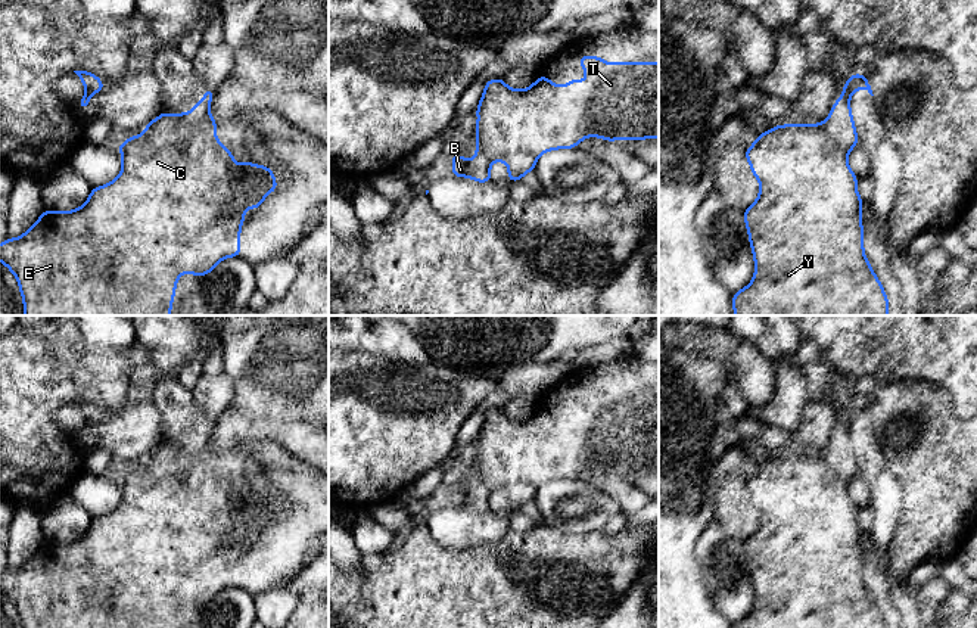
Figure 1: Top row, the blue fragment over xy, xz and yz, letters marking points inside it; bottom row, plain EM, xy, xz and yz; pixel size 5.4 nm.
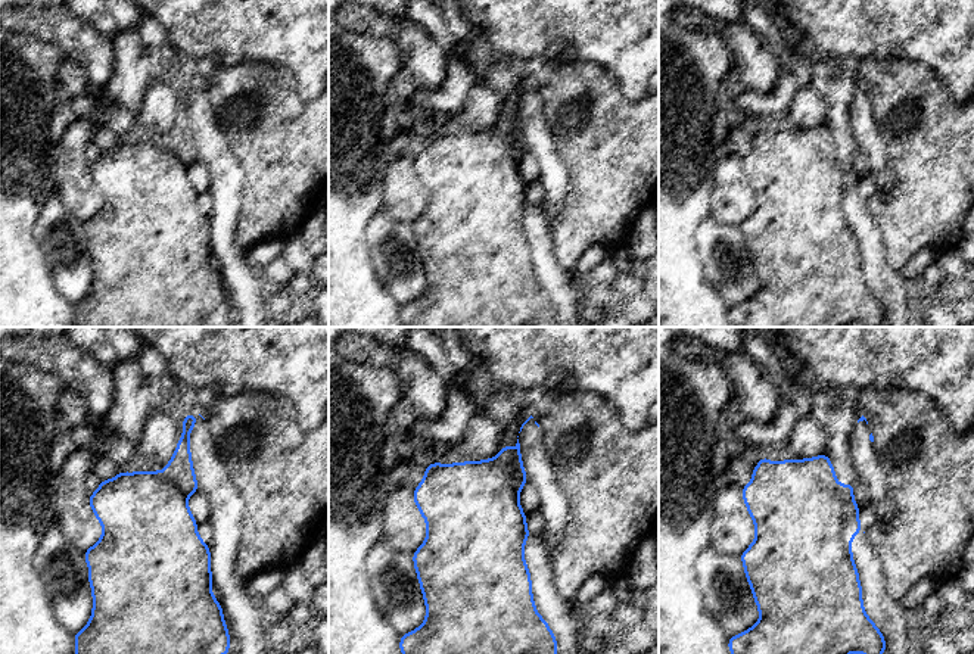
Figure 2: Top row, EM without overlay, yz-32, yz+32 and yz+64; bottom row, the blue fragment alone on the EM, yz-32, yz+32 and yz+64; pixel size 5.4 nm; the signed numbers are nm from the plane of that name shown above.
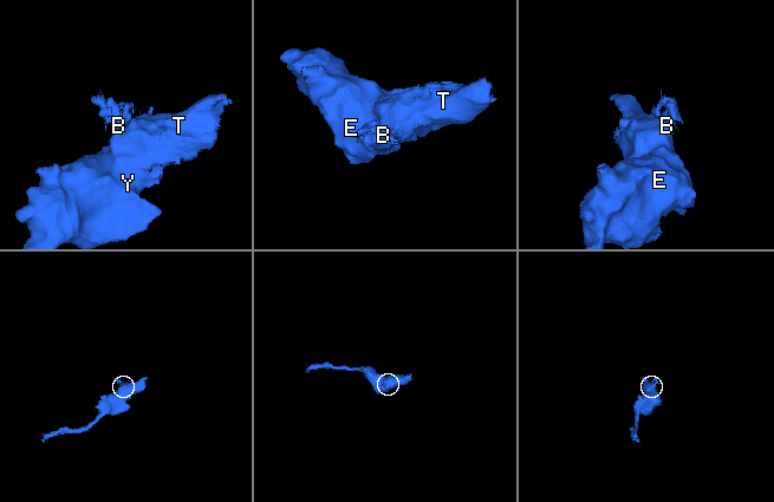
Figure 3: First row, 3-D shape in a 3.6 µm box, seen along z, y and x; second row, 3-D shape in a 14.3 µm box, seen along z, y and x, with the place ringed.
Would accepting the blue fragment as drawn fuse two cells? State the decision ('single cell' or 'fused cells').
fused cells

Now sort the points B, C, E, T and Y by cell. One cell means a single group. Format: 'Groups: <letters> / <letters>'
Groups: B / C E T Y

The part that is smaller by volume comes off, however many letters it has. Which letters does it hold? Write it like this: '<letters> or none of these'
B

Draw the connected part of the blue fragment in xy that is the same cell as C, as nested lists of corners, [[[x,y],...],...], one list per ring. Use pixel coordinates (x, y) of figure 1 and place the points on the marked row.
[[[206,87],[205,96],[187,114],[162,112],[149,134],[130,137],[119,147],[122,170],[119,175],[100,187],[93,187],[87,202],[68,212],[47,211],[22,236],[6,239],[0,245],[0,261],[16,276],[24,299],[24,315],[171,315],[171,304],[175,295],[175,285],[181,273],[206,276],[214,267],[230,257],[240,257],[240,227],[245,220],[245,208],[258,209],[270,192],[277,190],[274,171],[267,165],[253,165],[249,161],[237,165],[231,152],[218,142],[217,122],[209,114],[209,105],[215,90]]]

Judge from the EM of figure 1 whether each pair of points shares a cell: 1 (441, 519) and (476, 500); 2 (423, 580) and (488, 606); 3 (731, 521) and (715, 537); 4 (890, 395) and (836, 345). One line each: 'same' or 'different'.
1: same
2: same
3: different
4: different

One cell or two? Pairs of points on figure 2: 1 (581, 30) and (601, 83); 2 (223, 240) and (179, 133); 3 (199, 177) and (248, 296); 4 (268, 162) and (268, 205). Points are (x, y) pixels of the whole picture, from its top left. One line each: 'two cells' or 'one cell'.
1: two cells
2: one cell
3: two cells
4: one cell

